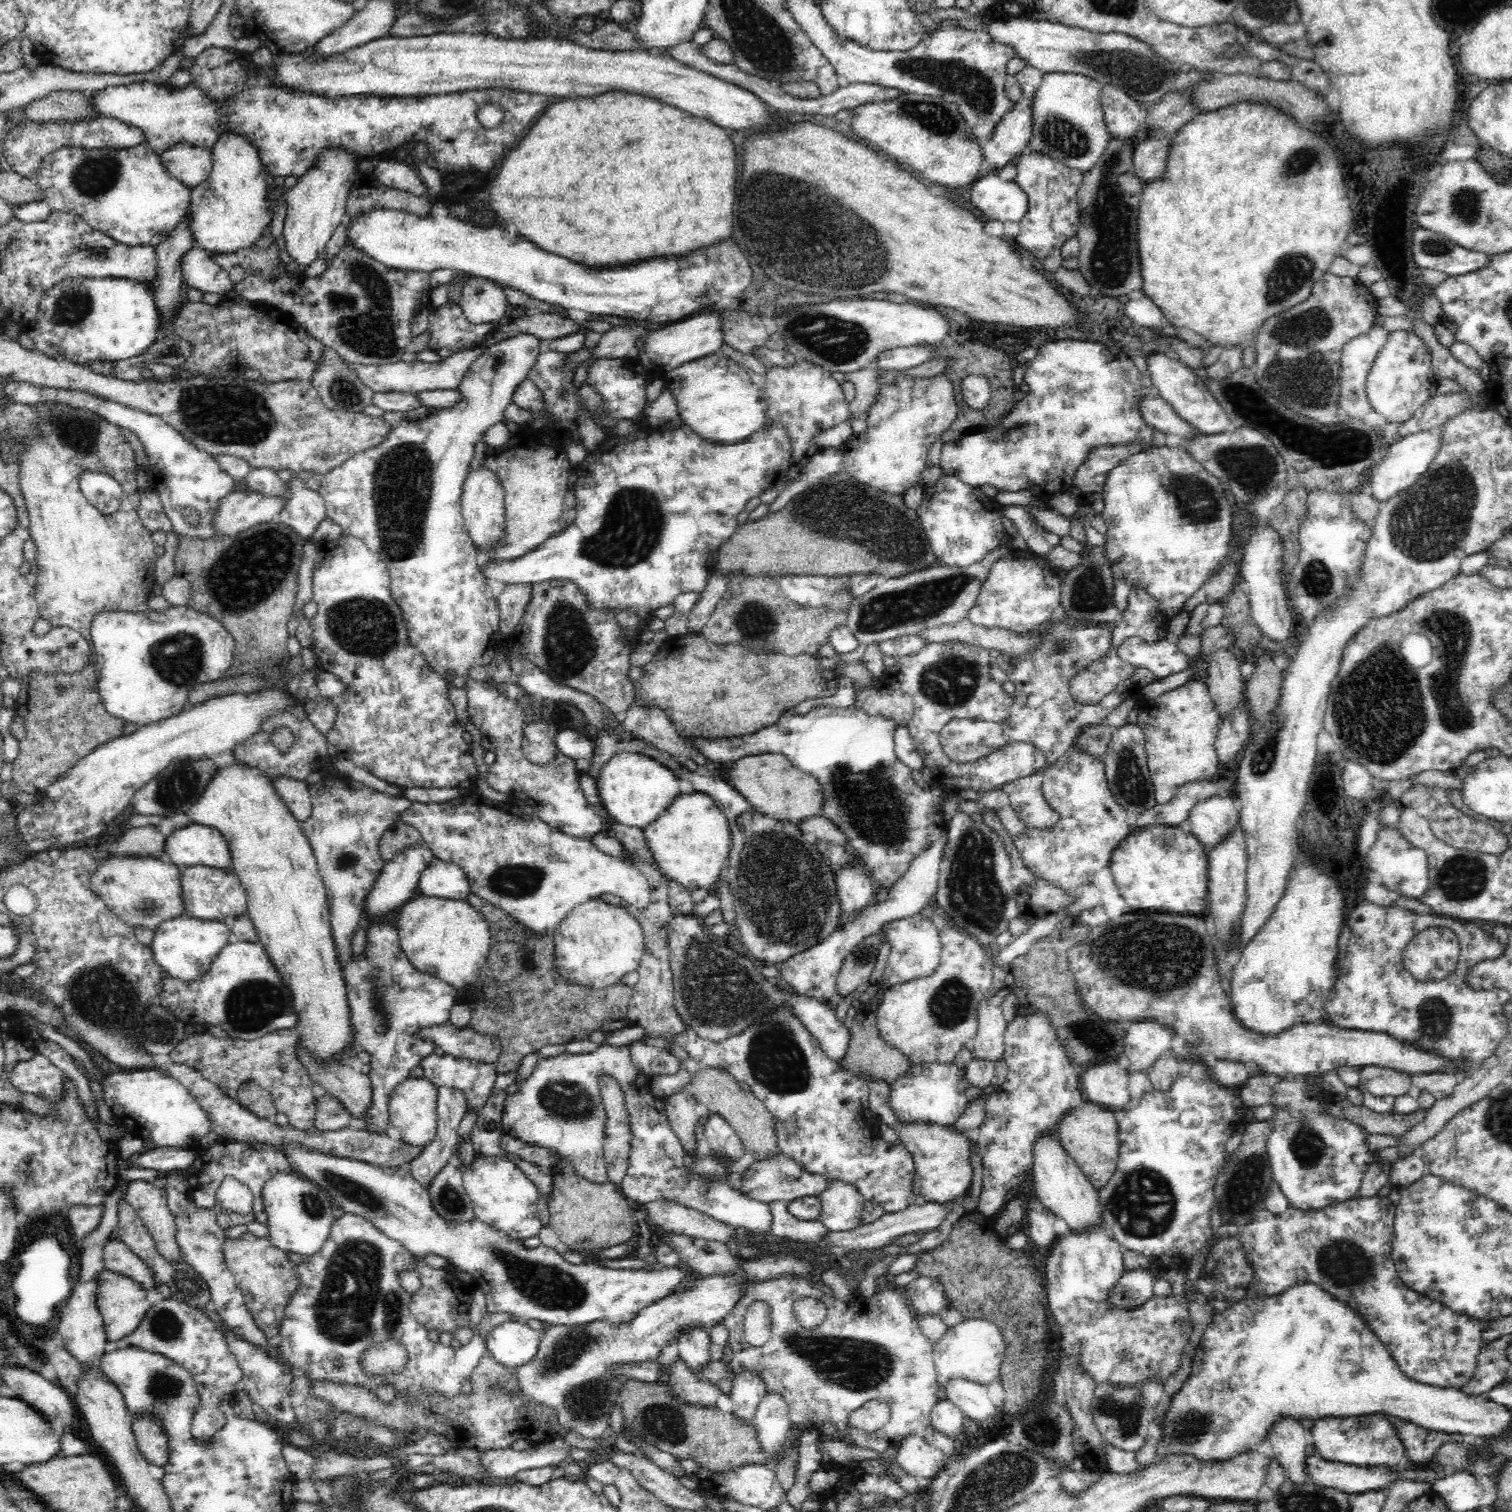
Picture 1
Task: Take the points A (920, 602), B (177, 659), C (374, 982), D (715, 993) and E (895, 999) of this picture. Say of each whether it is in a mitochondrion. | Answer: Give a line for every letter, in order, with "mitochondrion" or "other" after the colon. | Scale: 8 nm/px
A: mitochondrion
B: mitochondrion
C: mitochondrion
D: mitochondrion
E: other

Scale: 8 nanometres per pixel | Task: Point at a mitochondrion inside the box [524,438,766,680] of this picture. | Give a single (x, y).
(633, 525)

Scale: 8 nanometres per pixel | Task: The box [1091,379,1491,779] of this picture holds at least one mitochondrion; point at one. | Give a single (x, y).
(1364, 713)

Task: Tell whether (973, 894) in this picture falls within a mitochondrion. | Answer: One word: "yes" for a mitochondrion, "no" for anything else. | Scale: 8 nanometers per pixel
yes

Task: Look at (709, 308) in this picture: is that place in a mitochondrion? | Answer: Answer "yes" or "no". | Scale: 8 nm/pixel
no

